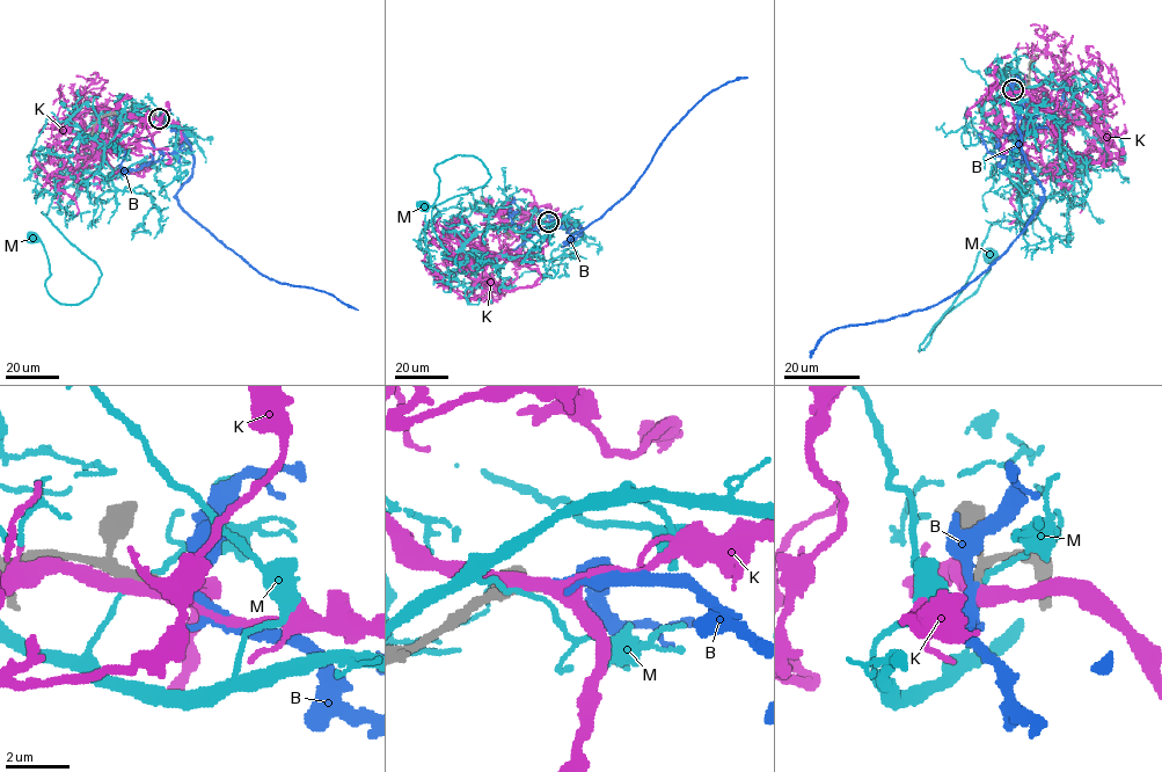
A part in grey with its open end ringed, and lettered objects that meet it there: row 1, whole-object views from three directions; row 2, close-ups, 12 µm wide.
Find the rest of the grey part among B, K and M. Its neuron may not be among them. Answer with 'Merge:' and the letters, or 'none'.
Merge: B

